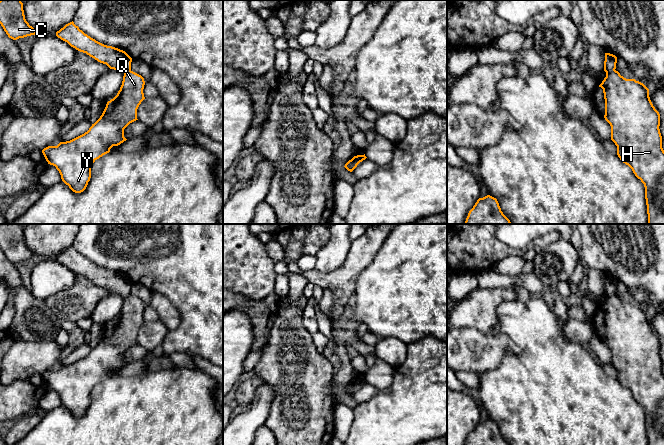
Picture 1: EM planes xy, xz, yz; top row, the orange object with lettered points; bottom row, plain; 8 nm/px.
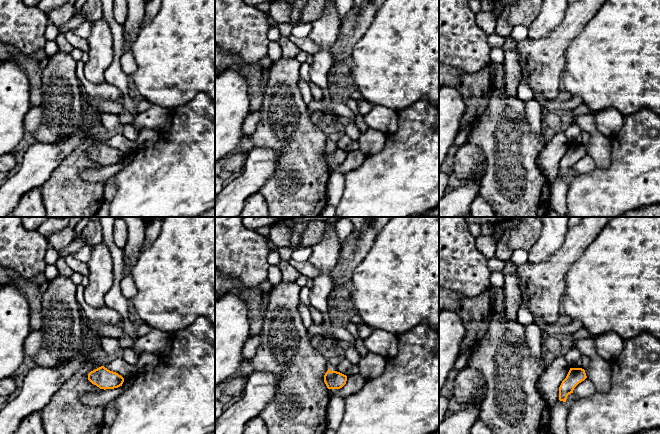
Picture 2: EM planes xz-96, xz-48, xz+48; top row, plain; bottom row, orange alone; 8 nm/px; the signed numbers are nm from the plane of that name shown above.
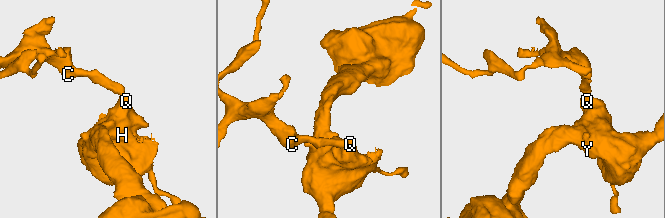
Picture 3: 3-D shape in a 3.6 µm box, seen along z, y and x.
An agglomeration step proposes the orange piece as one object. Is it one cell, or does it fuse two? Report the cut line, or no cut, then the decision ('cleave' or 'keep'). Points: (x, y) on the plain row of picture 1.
cut in yz along (615, 294), (606, 296); cleave

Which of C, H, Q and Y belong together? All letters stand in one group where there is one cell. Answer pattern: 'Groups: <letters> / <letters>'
Groups: C / H Q Y

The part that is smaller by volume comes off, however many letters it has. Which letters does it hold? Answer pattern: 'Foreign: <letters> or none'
Foreign: C

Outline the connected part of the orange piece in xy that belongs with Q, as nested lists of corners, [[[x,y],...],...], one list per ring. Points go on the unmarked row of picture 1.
[[[133,296],[124,297],[122,309],[117,319],[107,326],[100,342],[92,348],[87,356],[66,366],[60,366],[57,370],[48,370],[42,377],[48,386],[59,395],[62,405],[75,417],[83,416],[91,402],[93,387],[110,376],[113,370],[118,370],[127,363],[124,361],[124,353],[137,343],[137,333],[145,323],[143,313],[144,302]]]

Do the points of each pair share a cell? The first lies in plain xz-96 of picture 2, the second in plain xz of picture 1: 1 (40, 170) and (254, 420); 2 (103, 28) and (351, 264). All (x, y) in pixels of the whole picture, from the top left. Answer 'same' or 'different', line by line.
1: same
2: different

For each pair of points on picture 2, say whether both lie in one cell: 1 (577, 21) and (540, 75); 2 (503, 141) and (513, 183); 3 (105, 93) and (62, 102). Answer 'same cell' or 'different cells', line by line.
1: same cell
2: same cell
3: different cells

